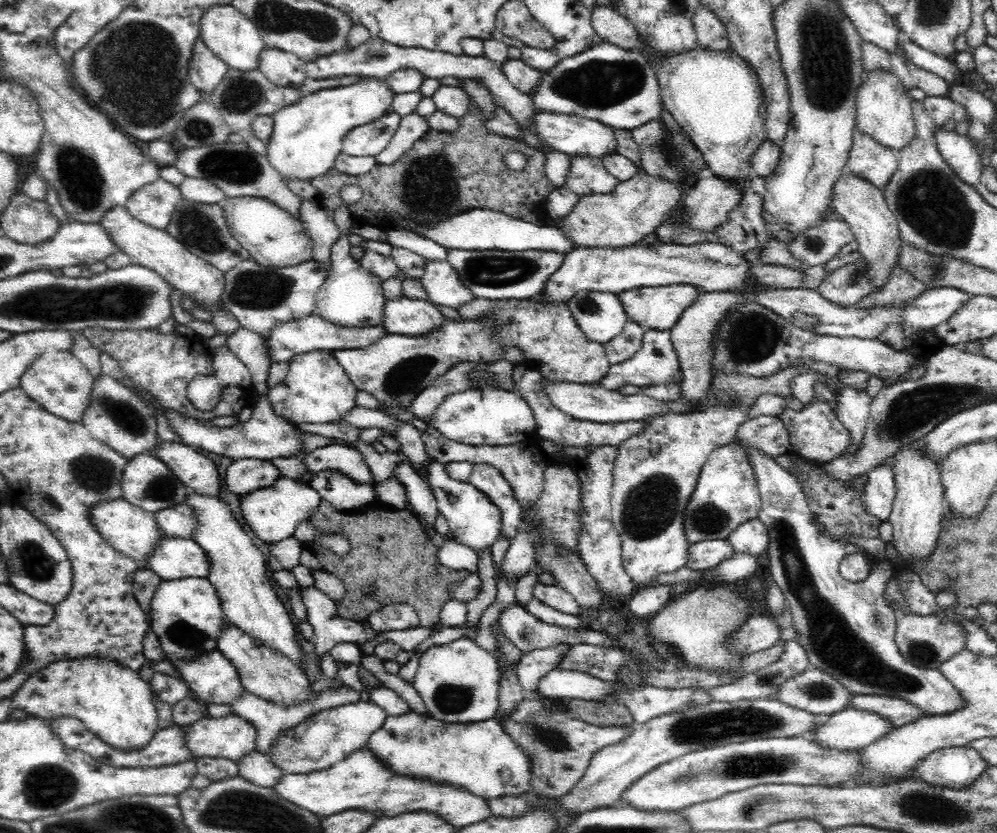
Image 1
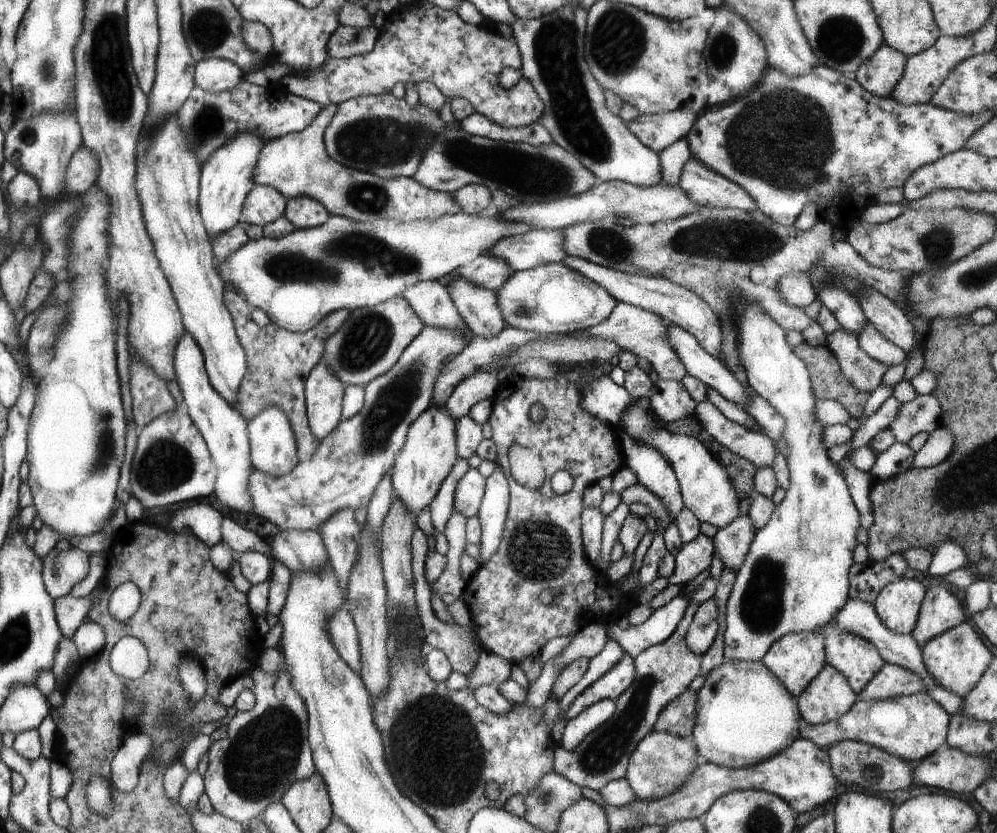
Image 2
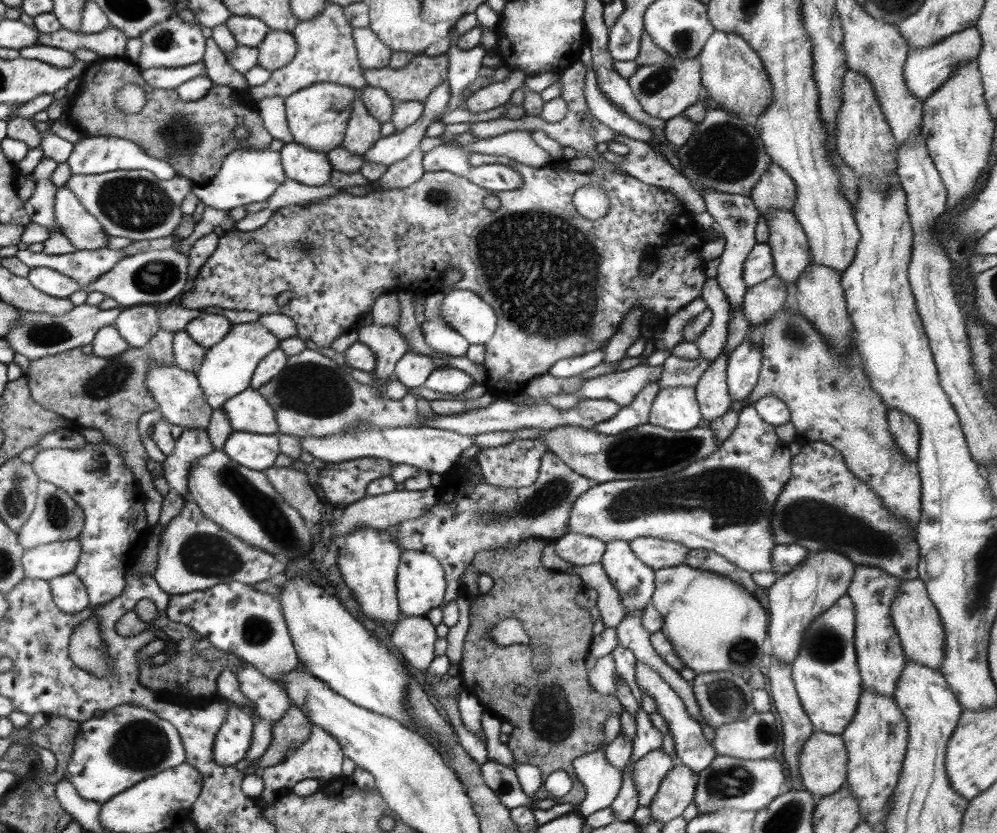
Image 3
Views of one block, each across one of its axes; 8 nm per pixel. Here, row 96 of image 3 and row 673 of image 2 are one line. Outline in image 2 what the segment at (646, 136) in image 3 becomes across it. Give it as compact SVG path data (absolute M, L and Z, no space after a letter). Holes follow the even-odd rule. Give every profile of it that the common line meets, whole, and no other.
M607 636L607 642L605 642L603 652L599 652L599 656L595 656L595 658L589 660L589 670L587 670L587 672L581 676L581 680L579 680L571 690L567 690L557 702L559 702L563 708L569 708L571 702L573 702L583 690L587 690L587 688L589 688L591 684L595 684L601 676L605 676L607 672L611 672L613 666L615 666L623 656L625 656L625 650L619 646L619 642L615 642L615 640L611 640L611 638Z

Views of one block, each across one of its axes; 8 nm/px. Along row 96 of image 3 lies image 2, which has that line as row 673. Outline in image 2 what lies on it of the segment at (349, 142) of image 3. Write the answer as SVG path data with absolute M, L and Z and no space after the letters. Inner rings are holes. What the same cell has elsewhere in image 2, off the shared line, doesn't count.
M339 608L329 620L329 638L341 654L341 660L345 660L349 668L353 668L353 672L361 674L361 648L357 626L345 608Z

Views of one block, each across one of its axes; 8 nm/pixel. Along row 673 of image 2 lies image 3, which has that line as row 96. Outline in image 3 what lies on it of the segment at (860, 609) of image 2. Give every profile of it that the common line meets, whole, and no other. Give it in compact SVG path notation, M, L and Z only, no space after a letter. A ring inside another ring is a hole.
M969 28L969 30L963 30L959 34L953 34L933 46L917 46L917 48L911 48L907 52L907 60L903 64L903 80L905 80L905 86L907 90L919 98L921 102L927 100L947 78L949 74L955 70L955 66L971 56L977 56L979 54L979 48L981 48L981 36L979 36L979 30L977 28Z

